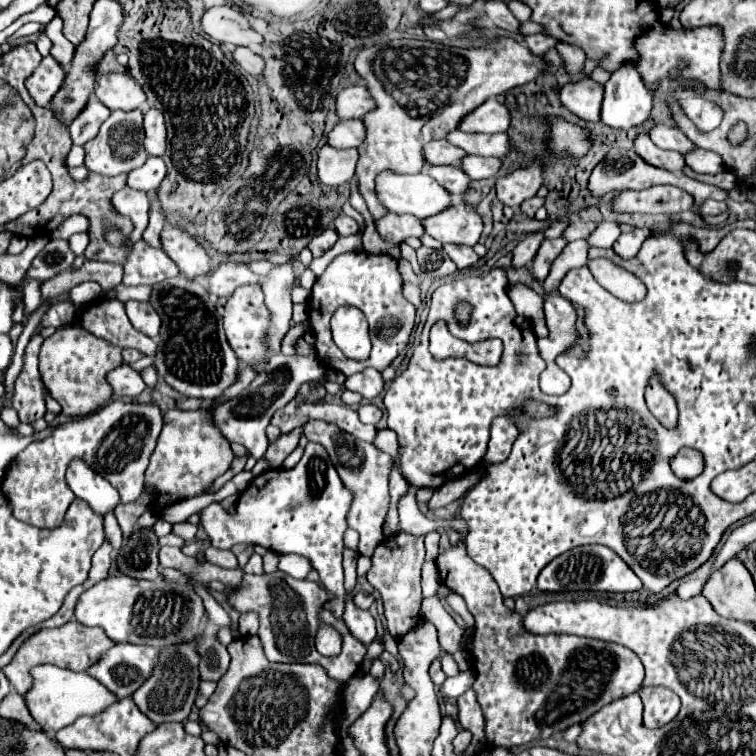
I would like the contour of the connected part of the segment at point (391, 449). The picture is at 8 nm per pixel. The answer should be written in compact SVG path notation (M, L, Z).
M381 428L375 436L375 442L373 442L379 450L391 454L391 456L397 456L397 450L399 450L399 444L397 444L397 436L395 432L391 432L389 428Z

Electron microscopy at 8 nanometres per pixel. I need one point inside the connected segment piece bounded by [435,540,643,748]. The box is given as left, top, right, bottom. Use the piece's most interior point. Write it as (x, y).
(532, 686)

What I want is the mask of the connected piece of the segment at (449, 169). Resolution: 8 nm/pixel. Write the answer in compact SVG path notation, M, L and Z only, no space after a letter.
M431 166L427 174L431 174L439 184L443 184L447 192L451 192L455 198L461 198L471 184L471 178L459 166Z

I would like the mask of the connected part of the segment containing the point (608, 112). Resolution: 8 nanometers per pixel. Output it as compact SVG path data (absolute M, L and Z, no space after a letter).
M621 68L605 84L601 120L617 130L643 124L653 108L653 96L633 68Z

